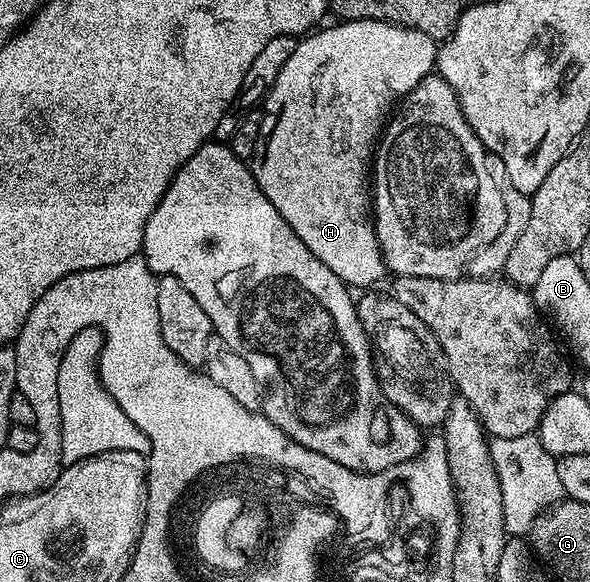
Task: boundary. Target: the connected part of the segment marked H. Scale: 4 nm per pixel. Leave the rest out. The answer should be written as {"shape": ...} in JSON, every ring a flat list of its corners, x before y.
{"shape":[[355,18,337,24,307,33,295,45,292,56,284,60,280,76,264,98,252,182,272,200,272,208,284,216,292,232,308,244,312,256,328,264,347,287,370,288,388,274,372,221,372,151,396,103,435,69,438,46,424,32,394,22]]}

